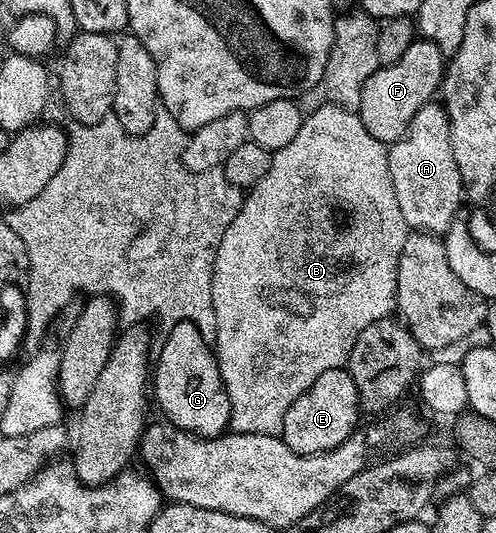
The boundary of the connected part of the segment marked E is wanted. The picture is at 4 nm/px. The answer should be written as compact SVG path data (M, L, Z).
M333 368L316 382L288 410L282 419L280 429L281 443L285 444L297 456L316 456L321 452L331 452L339 448L350 436L355 435L354 423L360 417L358 391L349 372L342 368Z

